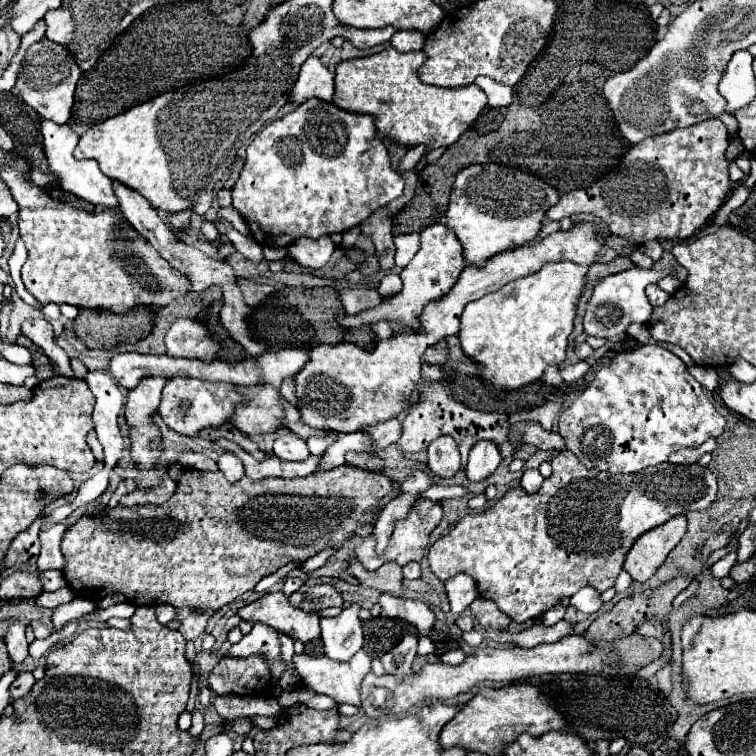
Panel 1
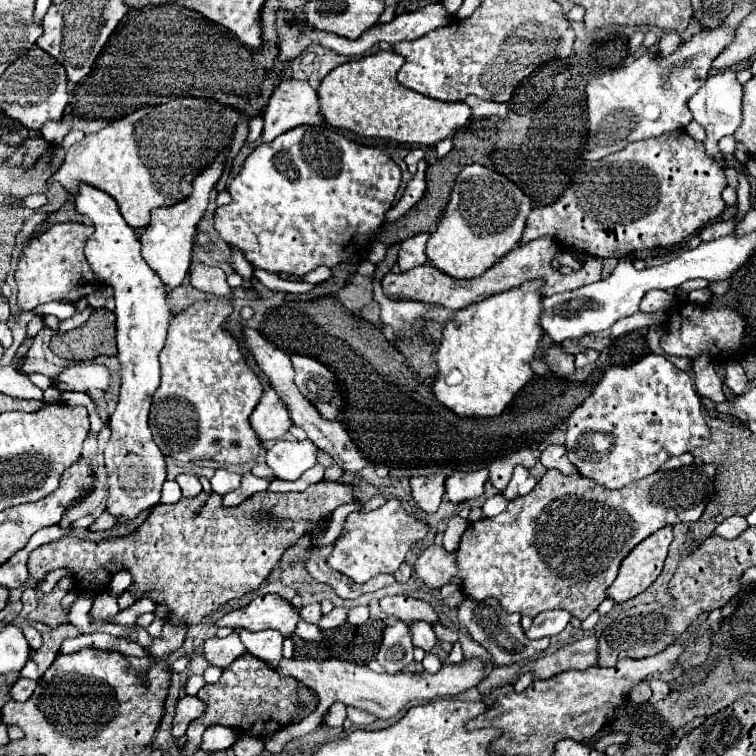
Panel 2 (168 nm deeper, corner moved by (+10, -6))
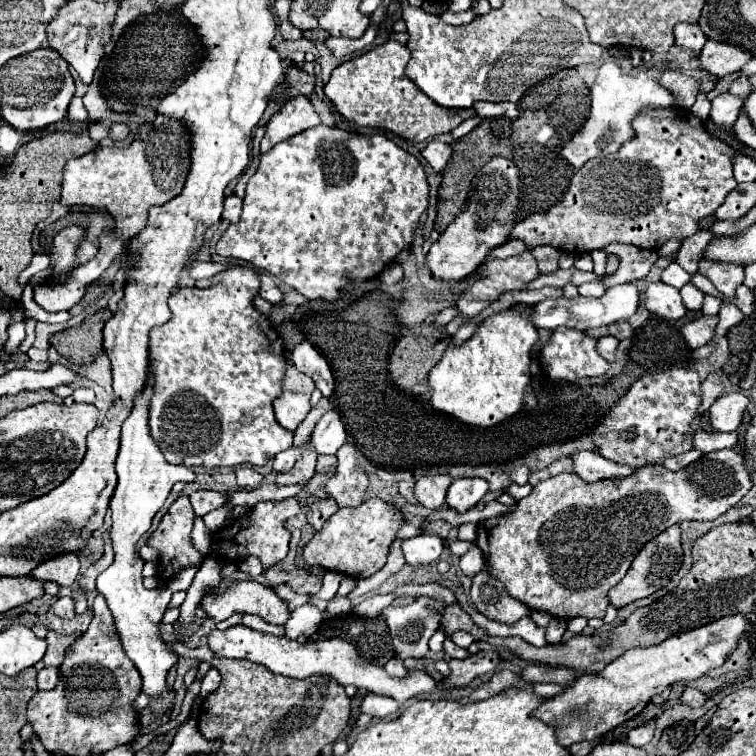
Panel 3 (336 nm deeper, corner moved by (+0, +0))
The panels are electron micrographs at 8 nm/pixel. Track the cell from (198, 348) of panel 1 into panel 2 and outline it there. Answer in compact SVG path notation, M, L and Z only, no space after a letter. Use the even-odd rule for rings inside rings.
M210 299L196 301L186 311L174 315L168 325L168 337L160 353L162 383L154 393L150 409L150 431L154 443L160 447L162 455L168 455L176 461L198 461L212 459L218 463L250 463L260 455L262 441L250 427L250 415L262 397L262 383L258 375L248 367L244 353L240 351L238 341L226 329L226 321L234 311L228 299Z

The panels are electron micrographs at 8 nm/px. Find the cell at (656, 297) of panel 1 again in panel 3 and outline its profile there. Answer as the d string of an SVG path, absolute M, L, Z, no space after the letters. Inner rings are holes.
M662 281L650 283L644 291L644 305L650 313L664 319L680 319L686 313L686 307L680 299L676 287L670 287Z

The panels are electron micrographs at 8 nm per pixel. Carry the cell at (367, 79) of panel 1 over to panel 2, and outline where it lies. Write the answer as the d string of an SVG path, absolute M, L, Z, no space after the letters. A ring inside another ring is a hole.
M378 51L332 69L318 87L320 109L326 121L332 127L348 129L360 137L380 137L406 145L436 145L464 127L470 119L470 107L458 101L434 101L398 85L396 73L402 65L402 55L394 51Z

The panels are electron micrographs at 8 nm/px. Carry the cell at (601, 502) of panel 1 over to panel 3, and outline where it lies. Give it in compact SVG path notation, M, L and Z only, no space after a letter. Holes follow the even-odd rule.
M734 449L702 455L680 471L668 471L662 465L646 465L628 477L610 477L596 483L586 483L576 473L560 473L540 481L528 497L516 503L512 513L480 521L476 545L482 549L486 567L494 579L502 581L506 591L530 609L546 611L558 619L578 615L602 619L608 607L608 591L626 575L644 543L674 523L714 521L734 507L750 487L752 483L742 465L742 455Z

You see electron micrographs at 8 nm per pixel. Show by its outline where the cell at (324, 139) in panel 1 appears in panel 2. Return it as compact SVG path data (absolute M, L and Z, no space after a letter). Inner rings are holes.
M302 125L282 133L272 143L260 143L252 149L244 169L228 187L232 201L216 209L214 229L220 239L236 247L252 267L276 275L292 275L302 281L306 273L320 265L336 267L348 259L366 259L372 237L384 223L400 183L400 167L380 149L358 145L324 125Z

